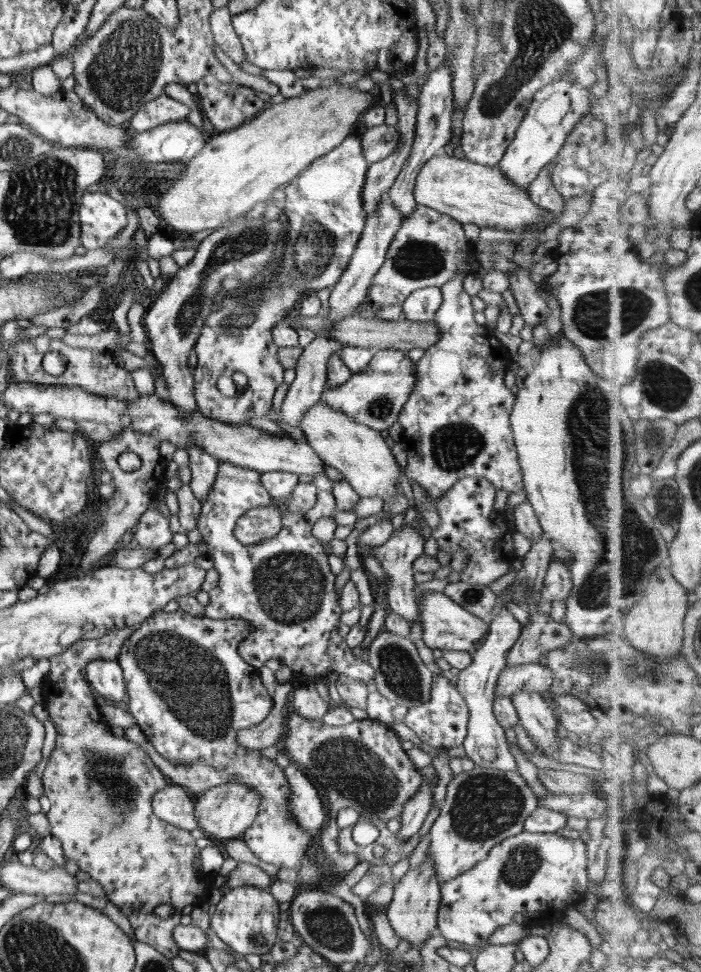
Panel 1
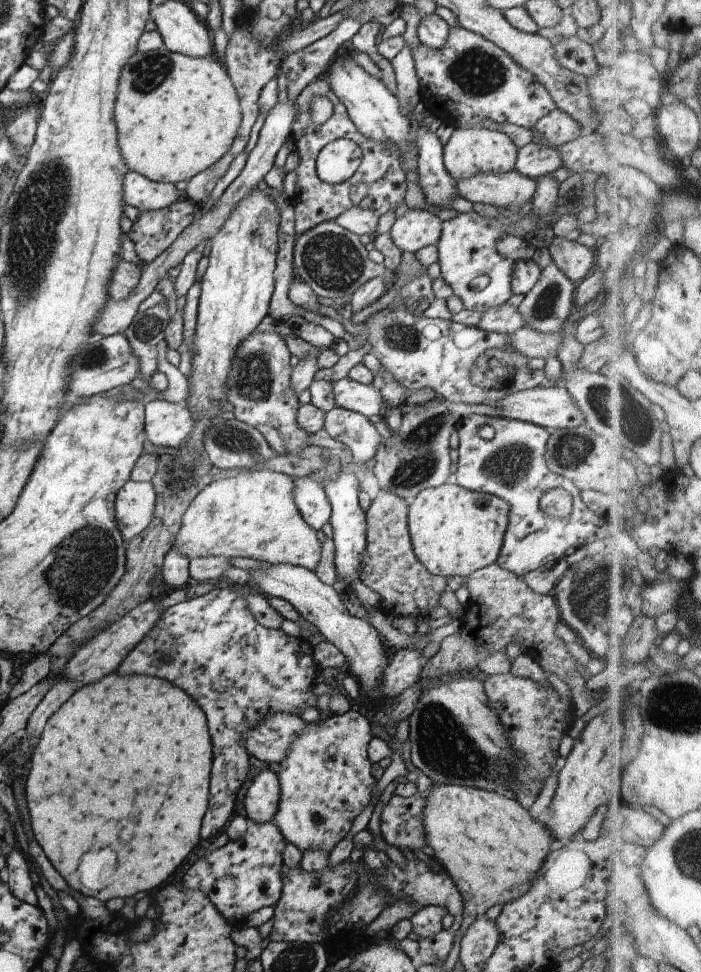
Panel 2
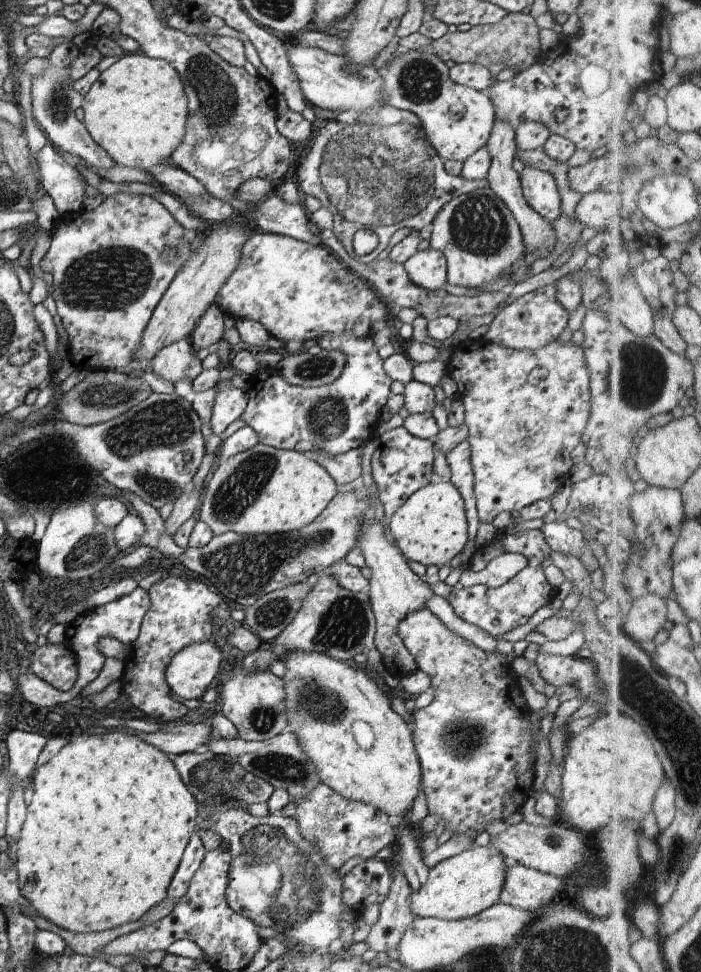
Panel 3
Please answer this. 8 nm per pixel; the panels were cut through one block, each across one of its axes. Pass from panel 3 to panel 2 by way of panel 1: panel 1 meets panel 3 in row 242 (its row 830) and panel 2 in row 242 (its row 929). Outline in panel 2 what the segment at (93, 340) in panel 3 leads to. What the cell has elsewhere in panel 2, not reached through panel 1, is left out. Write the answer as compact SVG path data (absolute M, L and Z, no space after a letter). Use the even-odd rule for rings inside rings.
M183 196L168 208L140 211L128 237L134 242L136 254L141 260L152 262L174 244L183 230L192 223L196 206Z

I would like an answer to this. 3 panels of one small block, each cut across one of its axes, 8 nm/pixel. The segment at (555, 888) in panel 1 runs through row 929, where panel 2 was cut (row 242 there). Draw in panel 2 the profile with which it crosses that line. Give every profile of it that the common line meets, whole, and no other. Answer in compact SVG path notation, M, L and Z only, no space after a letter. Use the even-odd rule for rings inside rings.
M518 206L498 207L498 214L492 218L484 218L472 211L459 213L452 220L442 221L442 234L437 242L437 261L441 276L452 288L453 294L462 299L466 309L483 313L510 300L514 262L498 254L496 242L507 234L512 224L516 224L518 212Z

